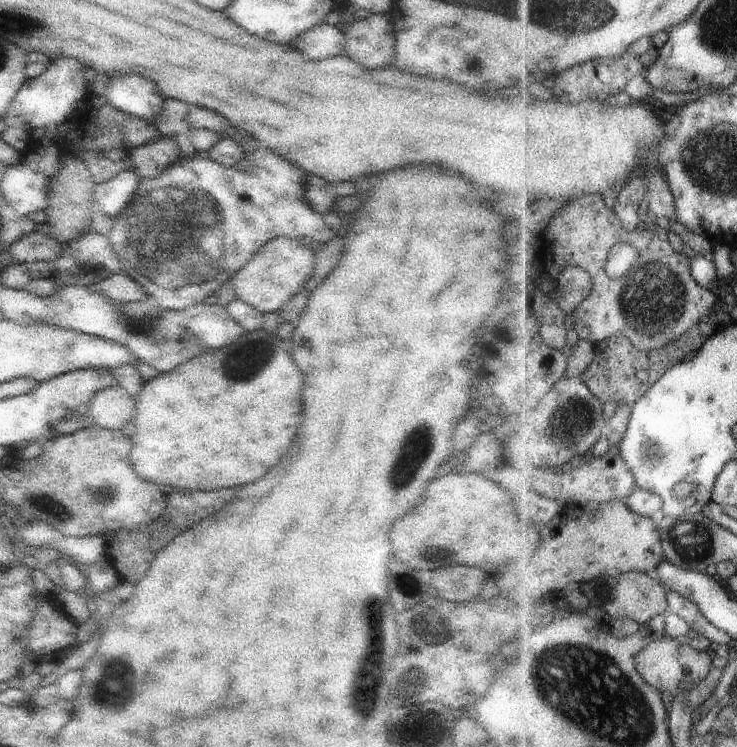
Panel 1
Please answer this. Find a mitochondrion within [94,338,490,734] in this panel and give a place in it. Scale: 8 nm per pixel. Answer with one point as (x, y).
(364, 695)

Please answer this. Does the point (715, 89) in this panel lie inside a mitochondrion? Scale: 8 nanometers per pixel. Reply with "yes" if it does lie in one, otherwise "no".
no

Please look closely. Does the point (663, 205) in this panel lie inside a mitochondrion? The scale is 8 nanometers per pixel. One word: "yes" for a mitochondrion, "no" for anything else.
no

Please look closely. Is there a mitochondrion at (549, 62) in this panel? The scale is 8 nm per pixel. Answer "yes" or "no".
no

